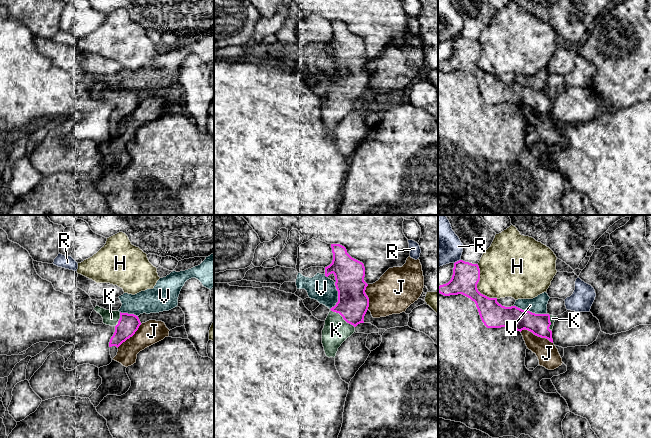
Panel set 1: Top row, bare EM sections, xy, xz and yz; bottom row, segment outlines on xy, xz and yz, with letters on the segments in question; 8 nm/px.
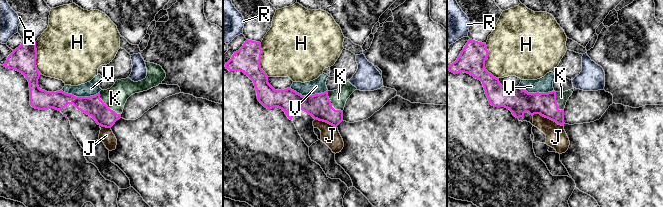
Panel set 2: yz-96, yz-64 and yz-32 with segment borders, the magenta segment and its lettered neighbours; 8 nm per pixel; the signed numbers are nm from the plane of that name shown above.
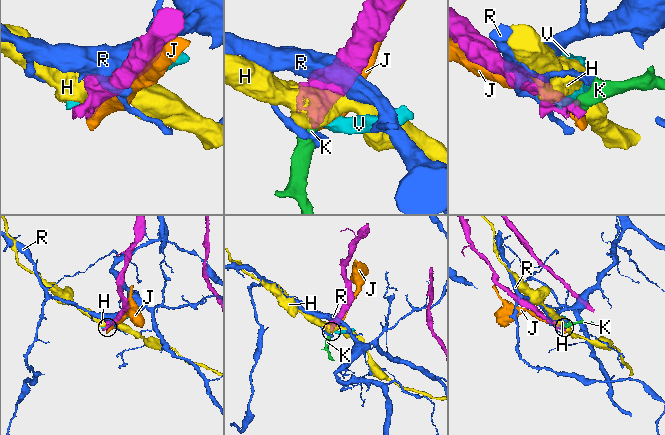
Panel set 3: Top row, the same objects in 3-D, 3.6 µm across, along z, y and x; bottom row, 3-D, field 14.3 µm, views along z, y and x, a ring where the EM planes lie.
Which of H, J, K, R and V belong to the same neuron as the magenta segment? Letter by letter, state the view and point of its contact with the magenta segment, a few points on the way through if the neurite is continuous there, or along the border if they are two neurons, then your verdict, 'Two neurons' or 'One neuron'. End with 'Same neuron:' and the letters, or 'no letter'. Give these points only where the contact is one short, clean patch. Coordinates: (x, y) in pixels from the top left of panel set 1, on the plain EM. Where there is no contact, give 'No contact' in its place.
H: Touches magenta at yz (476, 63). Two neurons
J: Touches magenta at yz (536, 111). Two neurons
K: Touches magenta at xz (342, 92). Path across: xz (353, 79), (342, 92), (336, 106). One neuron
R: Touches magenta at yz (457, 37). Two neurons
V: Touches magenta at yz (529, 87). Two neurons
Same neuron: K

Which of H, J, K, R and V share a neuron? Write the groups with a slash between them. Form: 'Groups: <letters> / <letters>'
Groups: H / J / K / R / V

